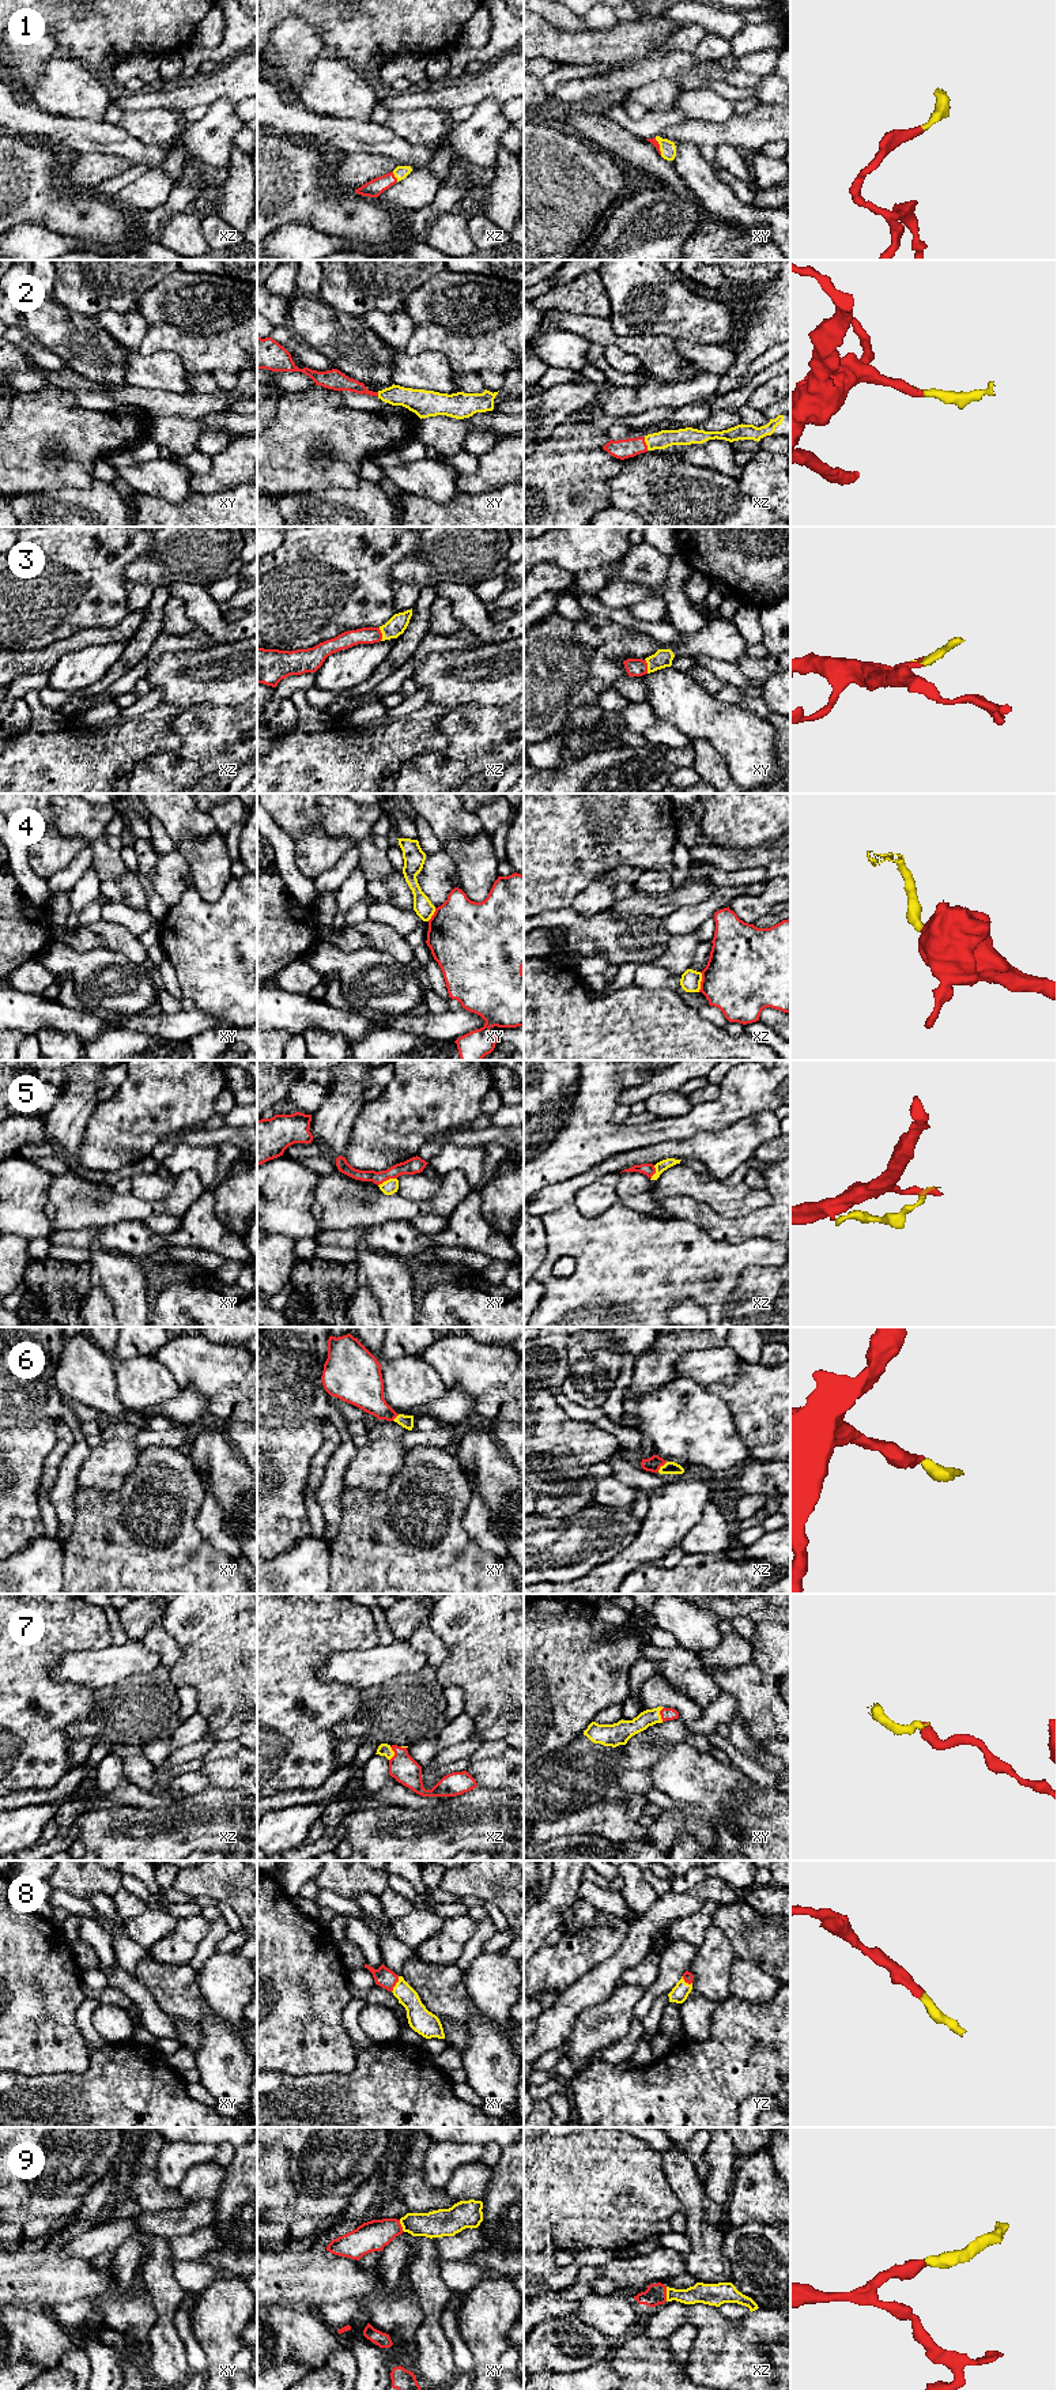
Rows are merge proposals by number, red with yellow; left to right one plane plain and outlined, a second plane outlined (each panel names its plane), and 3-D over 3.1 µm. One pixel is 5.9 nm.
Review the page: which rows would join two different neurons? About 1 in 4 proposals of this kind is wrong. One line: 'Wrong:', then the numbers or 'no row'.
Wrong: 4, 5

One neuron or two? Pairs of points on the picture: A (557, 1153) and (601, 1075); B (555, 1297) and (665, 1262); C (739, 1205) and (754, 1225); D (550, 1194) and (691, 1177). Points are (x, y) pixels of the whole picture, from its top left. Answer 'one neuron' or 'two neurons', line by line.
A: one neuron
B: one neuron
C: two neurons
D: two neurons

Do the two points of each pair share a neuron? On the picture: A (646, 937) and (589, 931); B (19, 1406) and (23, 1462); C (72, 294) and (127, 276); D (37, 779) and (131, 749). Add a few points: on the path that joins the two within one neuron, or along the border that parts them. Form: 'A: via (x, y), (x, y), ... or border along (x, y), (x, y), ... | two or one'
A: via (633, 937), (615, 937), (608, 931), (603, 931) | one
B: border along (51, 1416), (33, 1425), (14, 1428) | two
C: via (86, 282), (91, 276), (113, 276) | one
D: via (60, 777), (67, 777), (89, 757), (108, 753) | one

